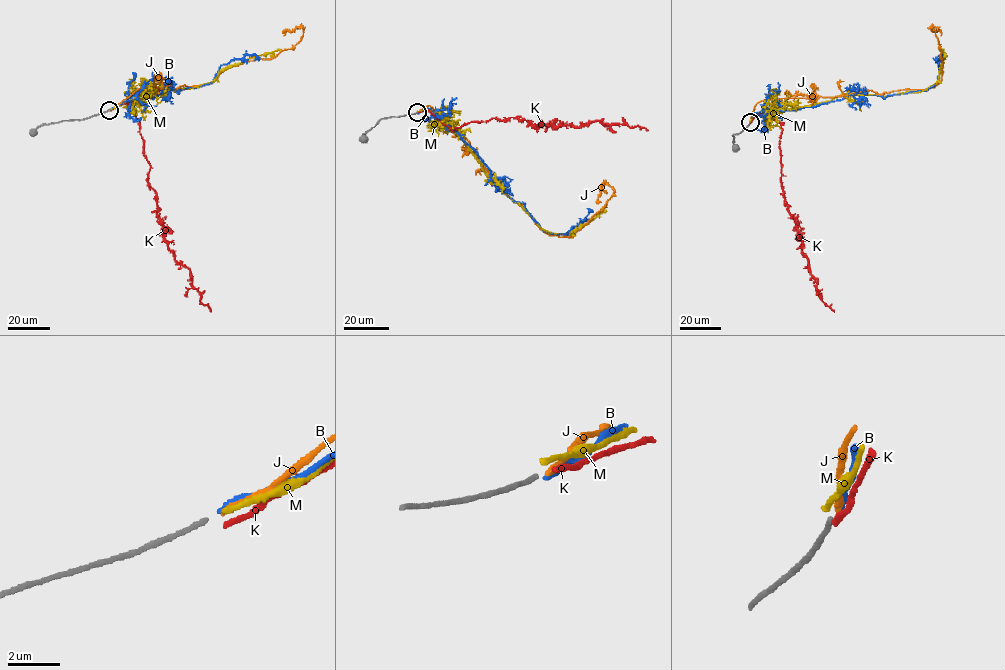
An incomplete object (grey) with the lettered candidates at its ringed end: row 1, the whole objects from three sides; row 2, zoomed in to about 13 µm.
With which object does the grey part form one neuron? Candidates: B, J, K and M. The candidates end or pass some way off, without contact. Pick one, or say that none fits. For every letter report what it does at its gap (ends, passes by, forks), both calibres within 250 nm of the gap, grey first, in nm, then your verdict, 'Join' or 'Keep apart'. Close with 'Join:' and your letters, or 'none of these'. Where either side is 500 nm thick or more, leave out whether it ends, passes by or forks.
B: It ends there. Thickness 180 nm (grey) against 200 nm. Keep apart
J: It ends there. Thickness 180 nm (grey) against 240 nm. Join
K: It ends there. Thickness 180 nm (grey) against 220 nm. Keep apart
M: It ends there. Thickness 180 nm (grey) against 200 nm. Keep apart
Join: J

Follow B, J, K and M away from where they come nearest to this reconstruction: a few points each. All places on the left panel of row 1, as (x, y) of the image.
B: (109, 109), (133, 99), (153, 99), (164, 87), (178, 93), (211, 83), (219, 67), (248, 54), (256, 57)
J: (110, 110), (139, 88), (205, 85), (230, 66), (271, 58), (299, 42), (302, 28), (284, 35)
K: (110, 110), (127, 104), (139, 120), (163, 238), (210, 312)
M: (110, 109), (132, 99), (150, 97), (160, 87), (177, 91), (212, 82), (226, 68), (281, 50)

